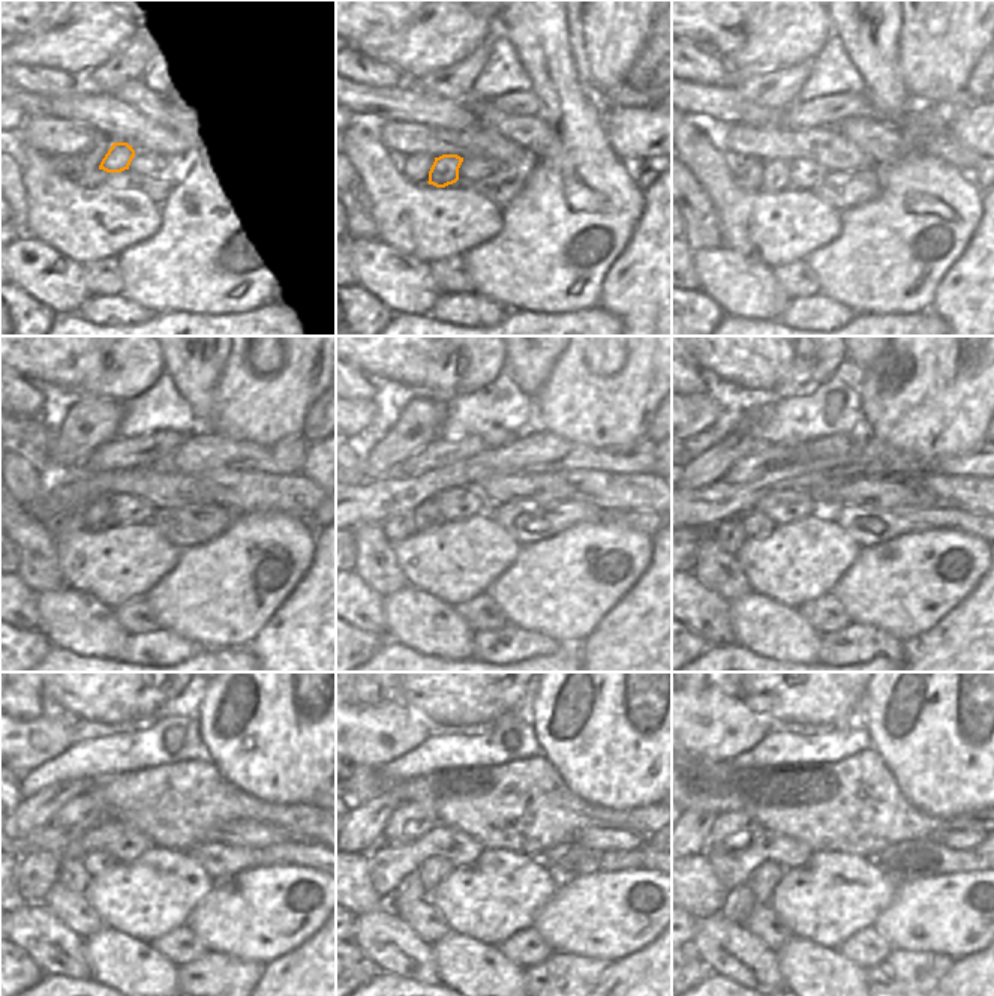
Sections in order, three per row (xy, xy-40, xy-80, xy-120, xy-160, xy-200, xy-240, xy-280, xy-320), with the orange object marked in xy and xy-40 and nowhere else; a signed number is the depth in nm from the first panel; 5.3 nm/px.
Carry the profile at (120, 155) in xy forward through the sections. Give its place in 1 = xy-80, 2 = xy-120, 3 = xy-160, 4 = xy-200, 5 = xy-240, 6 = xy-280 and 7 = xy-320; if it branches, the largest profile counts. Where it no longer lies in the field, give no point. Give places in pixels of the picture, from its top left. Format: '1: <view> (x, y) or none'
1: xy-80 (775, 176)
2: xy-120 (98, 516)
3: xy-160 (426, 516)
4: xy-200 (757, 525)
5: xy-240 (96, 863)
6: xy-280 (432, 870)
7: xy-320 (762, 882)

